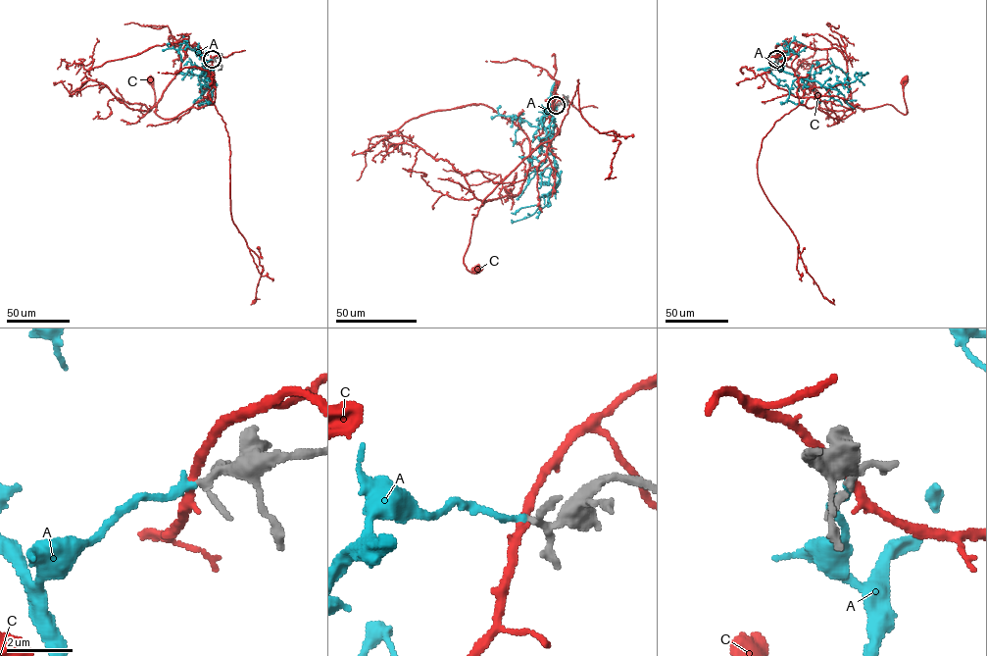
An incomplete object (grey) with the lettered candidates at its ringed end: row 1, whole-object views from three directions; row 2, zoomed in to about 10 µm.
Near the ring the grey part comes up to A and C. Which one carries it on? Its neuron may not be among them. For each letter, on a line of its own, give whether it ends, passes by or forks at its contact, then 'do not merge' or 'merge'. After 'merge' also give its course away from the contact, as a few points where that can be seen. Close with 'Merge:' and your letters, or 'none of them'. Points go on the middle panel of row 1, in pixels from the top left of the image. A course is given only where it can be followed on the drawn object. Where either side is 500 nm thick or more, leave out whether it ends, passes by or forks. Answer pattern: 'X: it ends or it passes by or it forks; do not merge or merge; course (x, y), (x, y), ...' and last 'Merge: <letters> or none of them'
A: it ends; merge; course (555, 105), (548, 105), (543, 123), (560, 183), (545, 205), (528, 217), (515, 222), (512, 220)
C: it passes by; do not merge
Merge: A

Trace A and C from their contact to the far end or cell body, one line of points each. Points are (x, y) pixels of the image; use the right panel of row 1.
A: (776, 59), (778, 69), (827, 87), (835, 83), (849, 84), (858, 75), (865, 74)
C: (776, 59), (801, 46), (836, 48), (851, 101), (863, 109), (890, 104), (905, 115), (905, 79)

